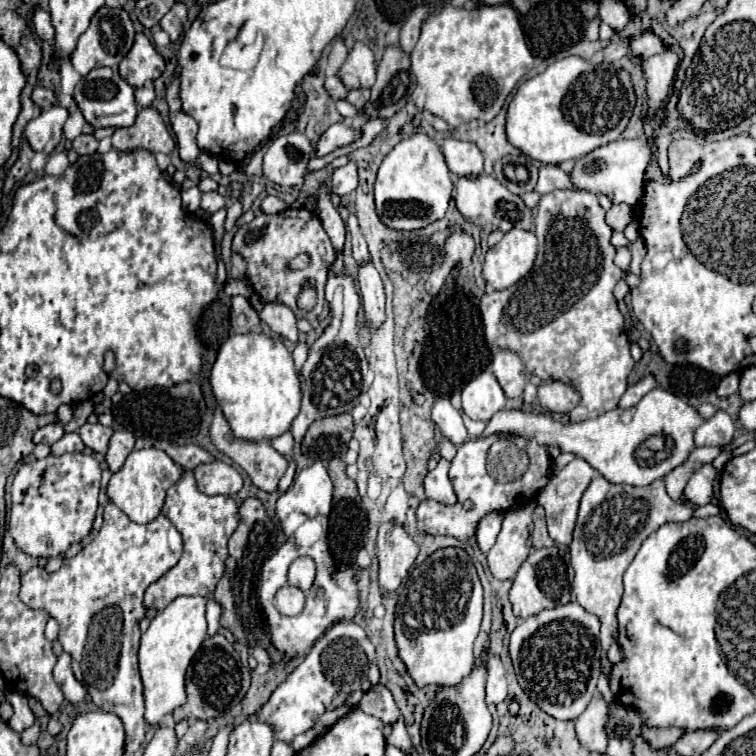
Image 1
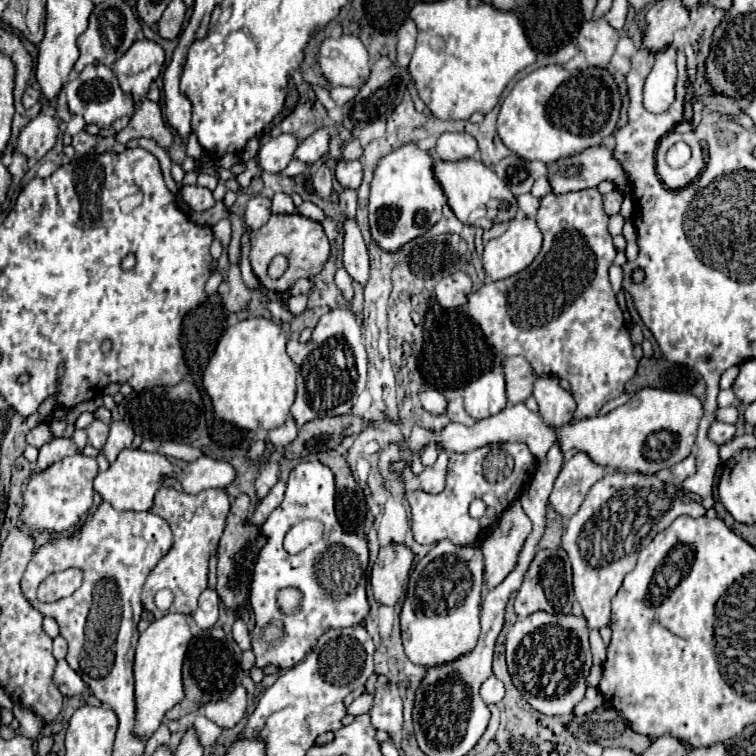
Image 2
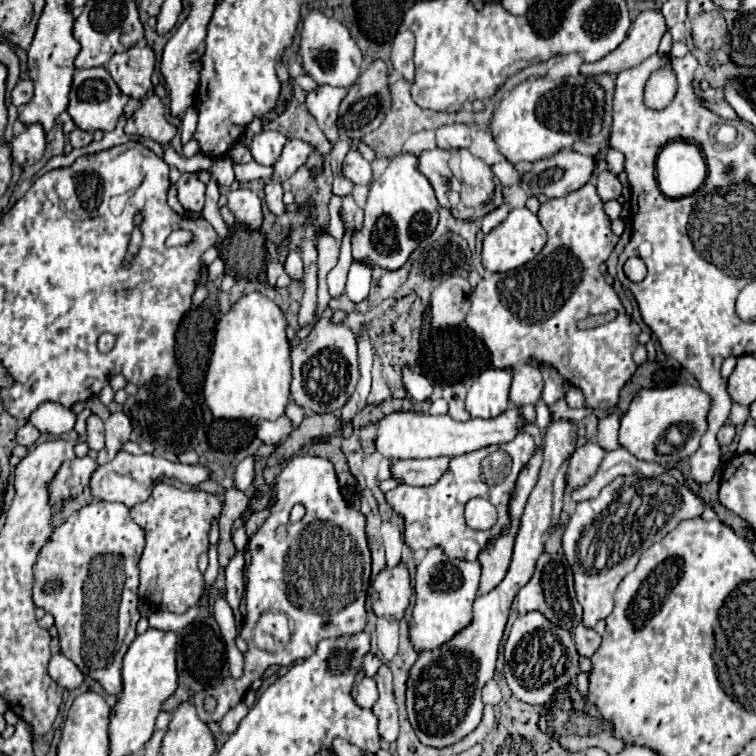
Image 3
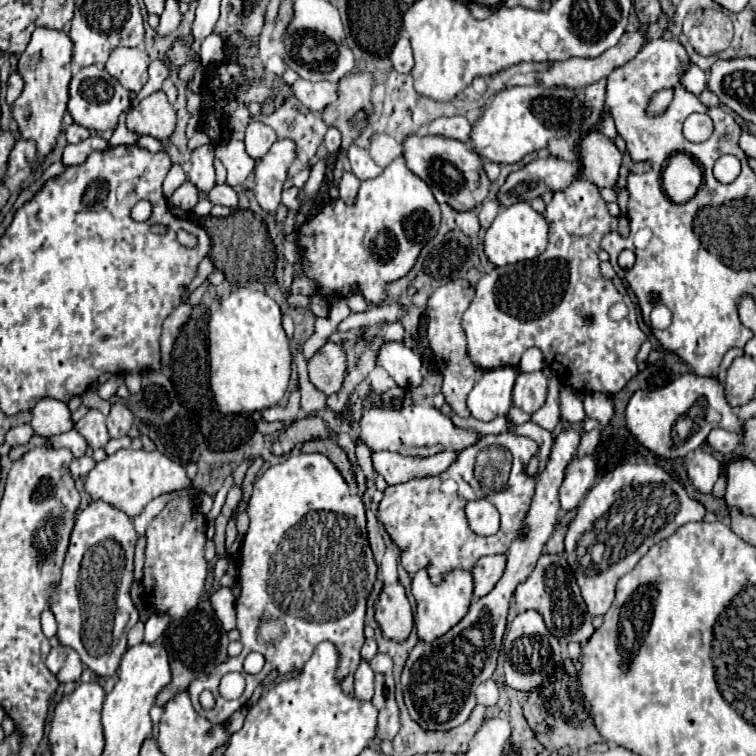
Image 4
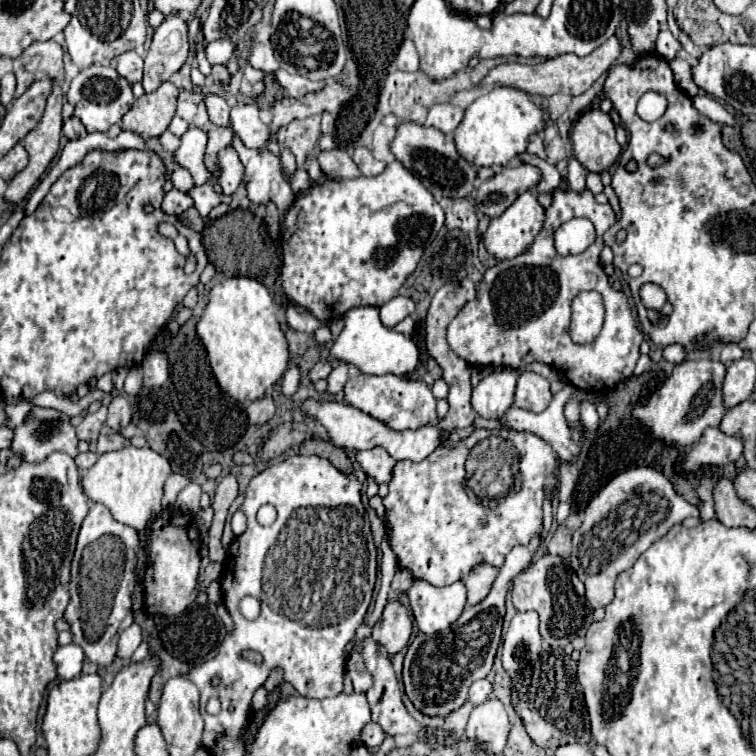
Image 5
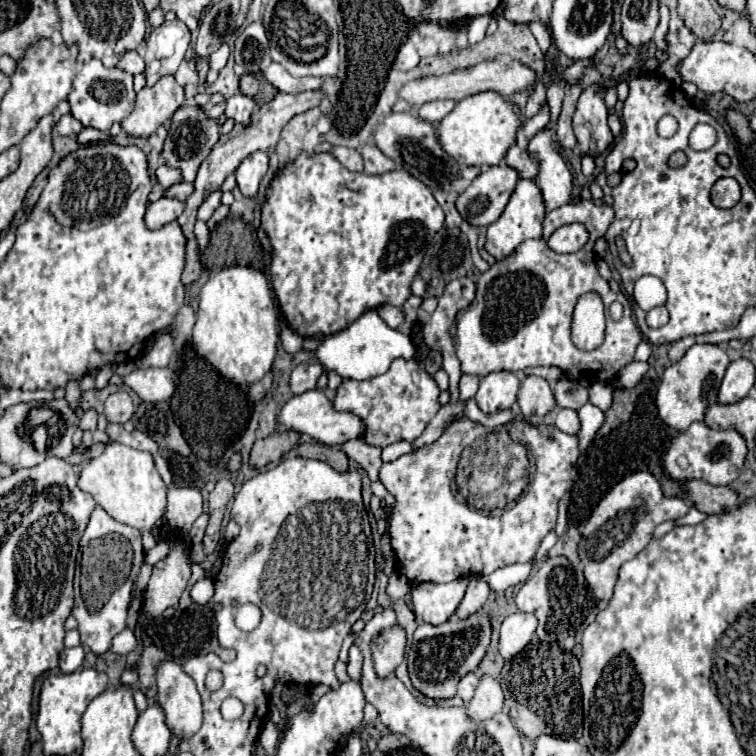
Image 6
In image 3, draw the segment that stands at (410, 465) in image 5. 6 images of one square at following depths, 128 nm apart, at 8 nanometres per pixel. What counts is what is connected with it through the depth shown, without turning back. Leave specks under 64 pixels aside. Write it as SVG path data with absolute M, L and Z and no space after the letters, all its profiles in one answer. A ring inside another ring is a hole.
M520 434L520 436L516 436L516 440L504 444L502 448L512 458L512 474L508 474L508 478L498 486L488 486L480 480L480 462L486 456L486 450L482 448L482 450L468 452L464 456L452 458L450 468L432 486L412 488L412 486L402 484L402 486L396 486L394 490L386 492L386 502L404 520L404 542L408 544L408 548L412 552L416 552L420 548L430 550L430 548L438 546L438 548L444 550L446 556L458 558L458 560L476 560L480 550L488 544L488 540L494 540L504 530L508 530L508 524L512 522L510 516L508 516L508 504L510 504L512 494L508 494L508 492L514 490L516 478L518 478L520 470L532 458L536 446L534 446L534 440L532 440L530 434ZM474 496L486 498L498 508L498 528L494 526L488 532L476 532L476 530L472 530L464 524L464 504Z

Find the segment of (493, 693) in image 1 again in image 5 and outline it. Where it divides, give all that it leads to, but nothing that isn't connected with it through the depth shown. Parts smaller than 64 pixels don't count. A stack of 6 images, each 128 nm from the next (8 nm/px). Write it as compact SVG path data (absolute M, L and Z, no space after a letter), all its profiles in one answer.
M478 680L478 682L474 682L474 684L468 688L468 700L470 700L474 706L482 704L490 694L492 694L492 686L490 686L488 680Z

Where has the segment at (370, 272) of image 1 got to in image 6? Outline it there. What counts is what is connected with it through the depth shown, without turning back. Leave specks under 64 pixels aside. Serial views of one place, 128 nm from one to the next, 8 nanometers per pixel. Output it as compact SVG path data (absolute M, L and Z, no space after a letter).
M334 146L332 154L348 168L348 170L356 170L356 172L362 172L364 168L364 162L362 162L362 156L358 150L352 150L352 148L344 148L344 146Z

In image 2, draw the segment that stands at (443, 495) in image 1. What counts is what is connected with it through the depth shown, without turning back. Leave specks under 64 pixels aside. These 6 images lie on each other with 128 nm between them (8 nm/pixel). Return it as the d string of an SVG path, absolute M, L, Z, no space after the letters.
M440 452L436 464L424 468L424 470L418 474L420 488L422 488L424 492L430 492L430 494L442 492L442 490L444 490L444 484L446 484L446 468L448 468L448 454L446 454L446 452Z

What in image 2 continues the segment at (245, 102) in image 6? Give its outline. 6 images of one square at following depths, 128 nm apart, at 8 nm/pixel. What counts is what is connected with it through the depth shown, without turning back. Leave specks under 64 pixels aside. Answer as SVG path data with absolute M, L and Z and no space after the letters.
M280 134L280 136L270 138L258 150L260 168L264 172L278 174L294 158L294 150L298 144L300 144L300 140L294 138L292 134Z

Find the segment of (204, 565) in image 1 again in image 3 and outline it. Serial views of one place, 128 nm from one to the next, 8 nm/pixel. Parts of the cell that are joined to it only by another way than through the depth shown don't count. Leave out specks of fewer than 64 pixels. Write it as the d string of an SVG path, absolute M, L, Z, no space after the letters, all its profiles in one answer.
M162 482L154 486L148 500L144 500L142 504L130 510L132 520L146 532L146 546L140 558L140 596L142 598L154 602L160 610L174 612L174 614L182 614L198 602L204 588L202 572L198 570L198 556L206 552L210 546L208 542L210 524L212 524L212 518L220 516L220 510L222 510L222 502L216 498L216 494L184 490Z

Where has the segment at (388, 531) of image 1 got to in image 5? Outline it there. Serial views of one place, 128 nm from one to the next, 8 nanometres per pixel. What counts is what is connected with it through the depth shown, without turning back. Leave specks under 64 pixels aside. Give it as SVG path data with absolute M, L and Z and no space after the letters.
M396 600L384 608L380 622L372 628L372 638L380 646L380 652L384 652L386 656L394 656L408 644L410 632L412 622L408 618L408 612Z

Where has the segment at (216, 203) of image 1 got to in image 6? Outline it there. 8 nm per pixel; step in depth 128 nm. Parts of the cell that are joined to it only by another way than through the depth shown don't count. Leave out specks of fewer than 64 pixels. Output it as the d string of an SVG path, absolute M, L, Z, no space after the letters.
M160 198L158 202L150 204L146 214L144 214L144 222L148 224L148 228L158 230L168 222L174 222L184 210L184 202L174 200L174 198Z

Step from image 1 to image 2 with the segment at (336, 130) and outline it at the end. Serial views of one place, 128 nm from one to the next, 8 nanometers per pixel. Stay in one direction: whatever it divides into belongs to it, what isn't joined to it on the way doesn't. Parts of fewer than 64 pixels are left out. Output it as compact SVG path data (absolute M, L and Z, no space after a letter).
M326 128L314 132L312 136L308 136L306 140L302 140L298 144L294 158L300 160L300 162L306 162L306 164L320 160L328 152L328 140L330 140L330 136L328 136Z

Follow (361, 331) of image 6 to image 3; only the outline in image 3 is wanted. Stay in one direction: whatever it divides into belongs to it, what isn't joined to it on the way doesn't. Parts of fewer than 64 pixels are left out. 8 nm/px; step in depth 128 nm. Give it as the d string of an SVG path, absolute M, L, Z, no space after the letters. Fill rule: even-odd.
M354 262L350 266L348 280L346 280L346 296L354 304L358 304L360 300L364 300L368 296L370 282L372 282L372 270L370 270L370 266L362 264L362 262ZM410 366L402 368L402 382L408 396L414 400L428 400L432 396L432 384L428 382L428 378Z

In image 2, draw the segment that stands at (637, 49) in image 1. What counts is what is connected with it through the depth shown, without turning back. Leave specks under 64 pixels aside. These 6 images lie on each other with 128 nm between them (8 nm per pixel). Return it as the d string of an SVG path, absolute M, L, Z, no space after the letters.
M670 44L656 52L656 64L644 82L644 108L660 114L672 106L676 96L676 48Z

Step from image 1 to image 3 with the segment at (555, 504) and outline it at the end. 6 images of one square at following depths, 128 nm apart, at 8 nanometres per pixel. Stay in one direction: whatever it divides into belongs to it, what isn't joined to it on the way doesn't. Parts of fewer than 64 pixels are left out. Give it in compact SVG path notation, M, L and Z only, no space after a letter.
M586 442L584 446L576 448L576 452L570 458L570 470L568 470L568 488L582 486L600 466L606 450L596 442Z

